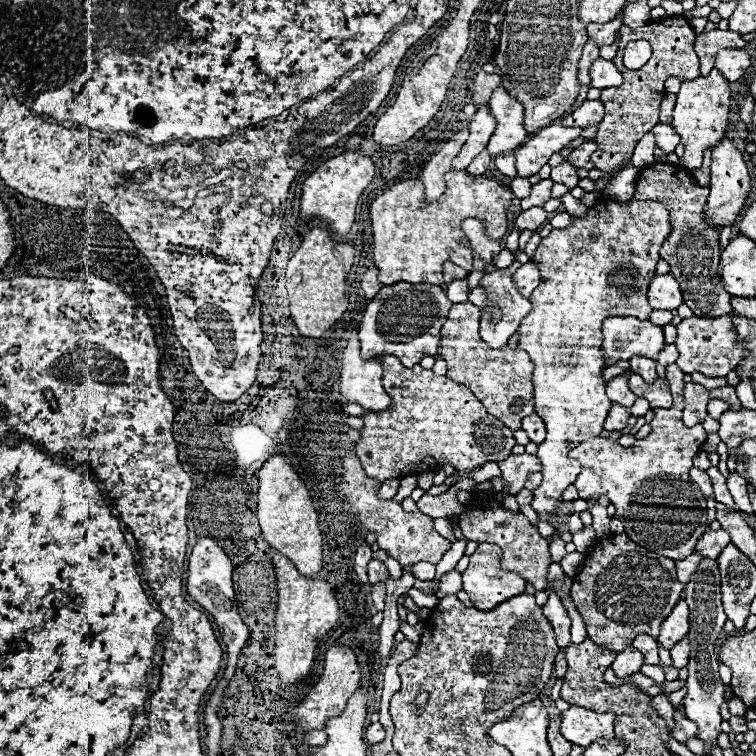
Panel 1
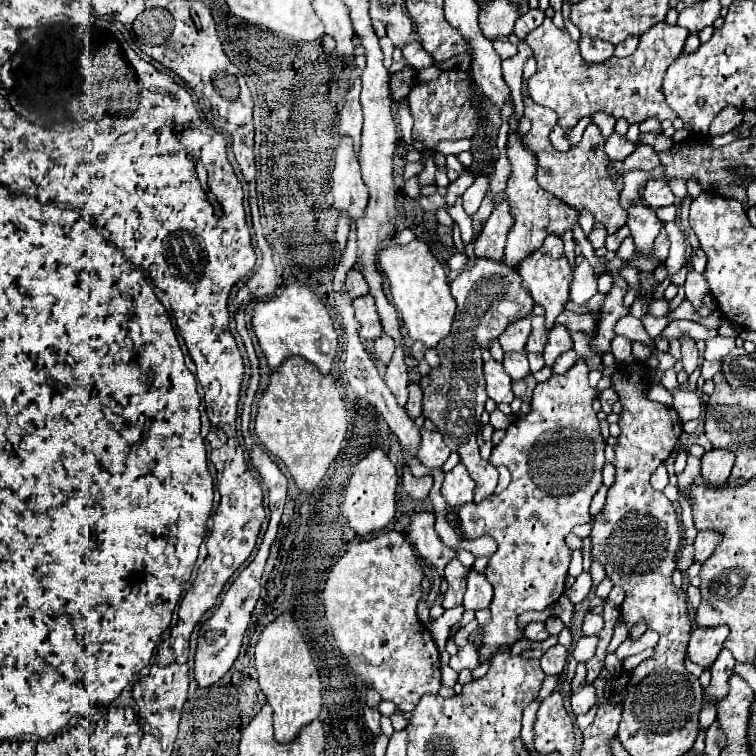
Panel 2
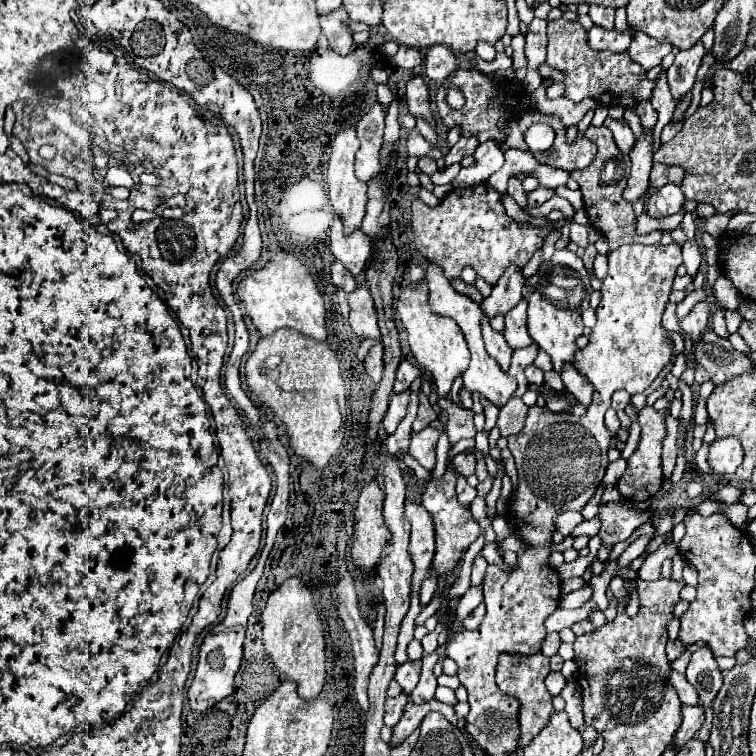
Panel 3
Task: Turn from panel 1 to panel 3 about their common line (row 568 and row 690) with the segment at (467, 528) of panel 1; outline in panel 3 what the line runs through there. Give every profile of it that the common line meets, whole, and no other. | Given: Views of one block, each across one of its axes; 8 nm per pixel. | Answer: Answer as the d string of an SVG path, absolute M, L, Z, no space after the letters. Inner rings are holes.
M538 652L532 656L514 656L514 654L502 654L500 662L498 662L498 674L496 680L500 682L500 688L518 698L520 700L520 746L526 746L540 730L542 726L546 726L546 722L550 720L550 714L554 714L554 706L552 706L552 696L544 686L544 678L550 674L550 666L548 666L548 658Z

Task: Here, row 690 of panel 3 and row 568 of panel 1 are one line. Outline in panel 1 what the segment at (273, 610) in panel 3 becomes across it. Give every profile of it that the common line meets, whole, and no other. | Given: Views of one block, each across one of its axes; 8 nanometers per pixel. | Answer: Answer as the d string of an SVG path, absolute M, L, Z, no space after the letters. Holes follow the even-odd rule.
M272 456L264 462L258 488L258 522L264 540L280 550L304 576L316 576L322 568L322 534L318 526L318 514L314 510L310 490L300 474L288 466L284 456Z

